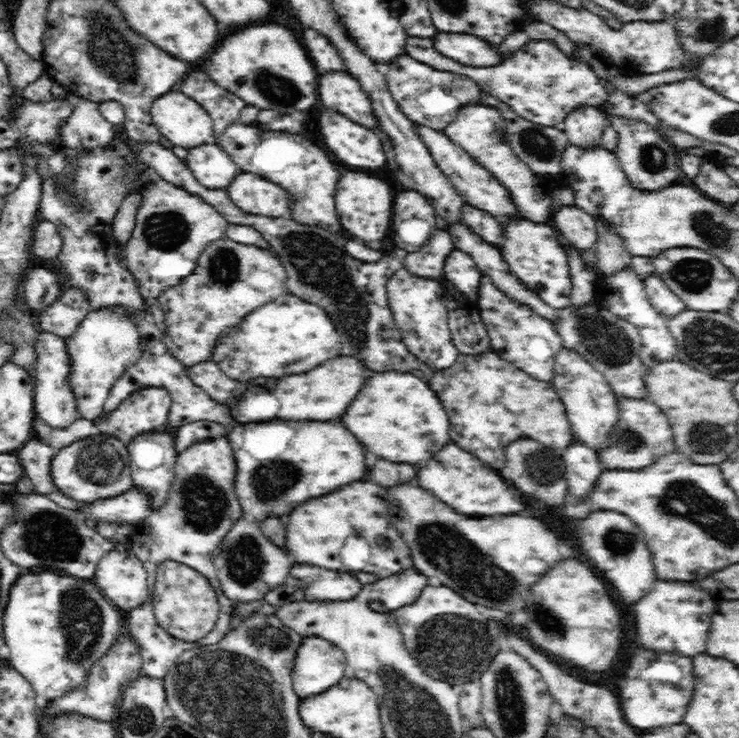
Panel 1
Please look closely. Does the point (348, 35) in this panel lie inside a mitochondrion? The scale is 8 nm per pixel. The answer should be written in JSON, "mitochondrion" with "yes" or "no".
{"mitochondrion":"no"}

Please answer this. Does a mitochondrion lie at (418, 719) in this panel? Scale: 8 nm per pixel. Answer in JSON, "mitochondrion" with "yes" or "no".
{"mitochondrion":"yes"}

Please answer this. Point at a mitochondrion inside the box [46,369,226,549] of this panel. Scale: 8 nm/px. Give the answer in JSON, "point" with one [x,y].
{"point":[99,463]}

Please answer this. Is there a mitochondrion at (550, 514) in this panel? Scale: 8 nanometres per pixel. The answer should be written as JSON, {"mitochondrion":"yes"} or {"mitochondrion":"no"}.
{"mitochondrion":"no"}

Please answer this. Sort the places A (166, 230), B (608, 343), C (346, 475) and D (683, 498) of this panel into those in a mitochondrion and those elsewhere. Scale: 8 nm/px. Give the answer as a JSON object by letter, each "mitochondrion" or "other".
{"A":"mitochondrion","B":"mitochondrion","C":"other","D":"mitochondrion"}

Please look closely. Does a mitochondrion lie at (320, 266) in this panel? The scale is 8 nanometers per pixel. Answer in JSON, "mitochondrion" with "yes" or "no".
{"mitochondrion":"yes"}

